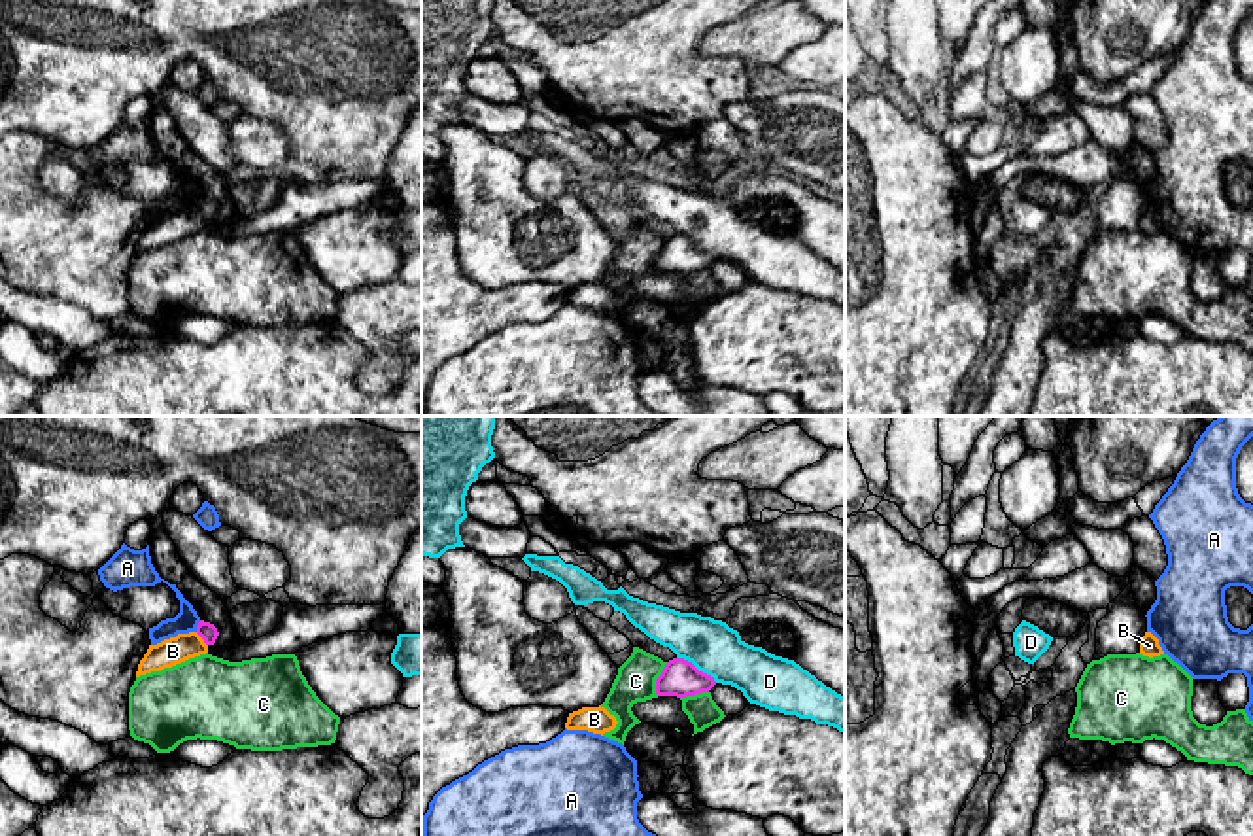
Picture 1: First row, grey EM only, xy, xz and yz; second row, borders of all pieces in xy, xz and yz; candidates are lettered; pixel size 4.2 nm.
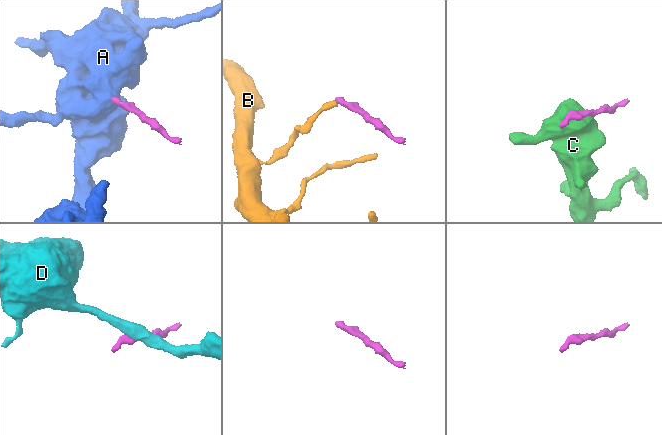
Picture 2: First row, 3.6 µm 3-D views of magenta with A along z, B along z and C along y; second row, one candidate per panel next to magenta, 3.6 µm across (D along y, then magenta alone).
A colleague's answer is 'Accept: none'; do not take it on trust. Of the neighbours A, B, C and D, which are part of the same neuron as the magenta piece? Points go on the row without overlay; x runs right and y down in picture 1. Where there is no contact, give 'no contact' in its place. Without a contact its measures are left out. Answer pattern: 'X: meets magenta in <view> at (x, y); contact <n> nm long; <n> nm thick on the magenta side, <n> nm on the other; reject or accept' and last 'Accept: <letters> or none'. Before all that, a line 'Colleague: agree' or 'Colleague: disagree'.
Colleague: agree
A: meets magenta in xy at (197, 203); contact 50 nm long; 80 nm thick on the magenta side, 100 nm on the other; reject
B: meets magenta in xy at (203, 214); contact 80 nm long; 80 nm thick on the magenta side, 120 nm on the other; reject
C: meets magenta in xz at (656, 256); contact 150 nm long; 160 nm thick on the magenta side, 170 nm on the other; reject
D: meets magenta in xz at (696, 244); contact 200 nm long; 160 nm thick on the magenta side, 220 nm on the other; reject
Accept: none

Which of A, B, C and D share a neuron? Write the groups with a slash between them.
A / B / C / D

